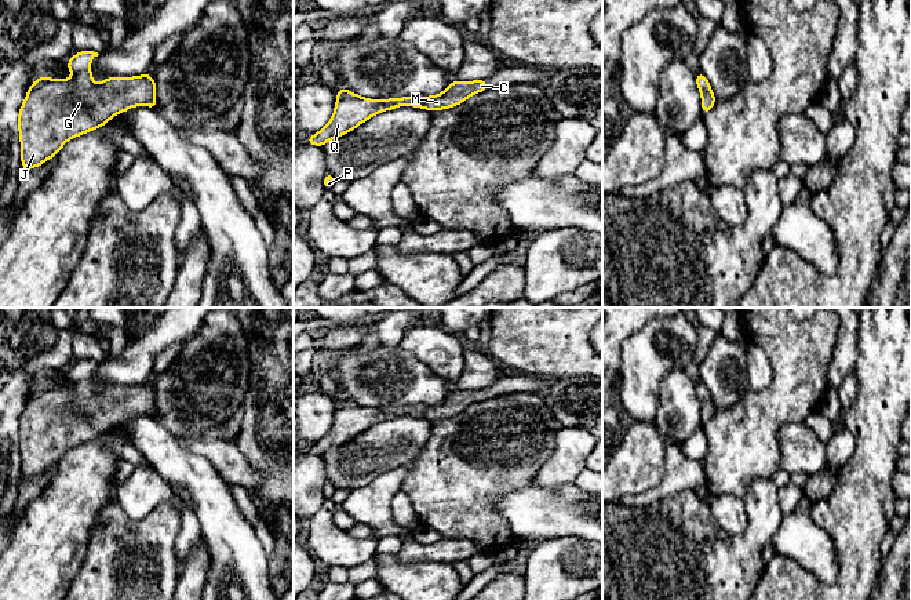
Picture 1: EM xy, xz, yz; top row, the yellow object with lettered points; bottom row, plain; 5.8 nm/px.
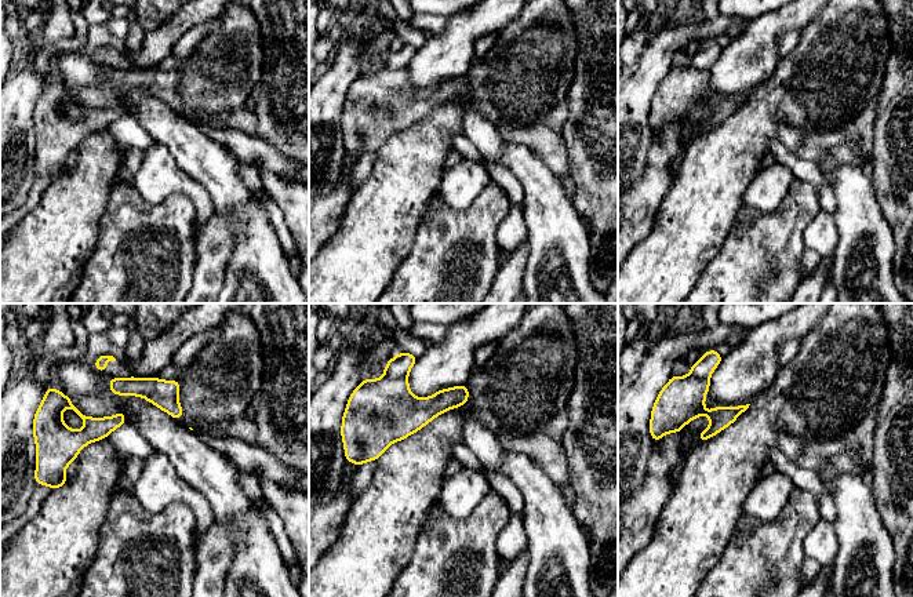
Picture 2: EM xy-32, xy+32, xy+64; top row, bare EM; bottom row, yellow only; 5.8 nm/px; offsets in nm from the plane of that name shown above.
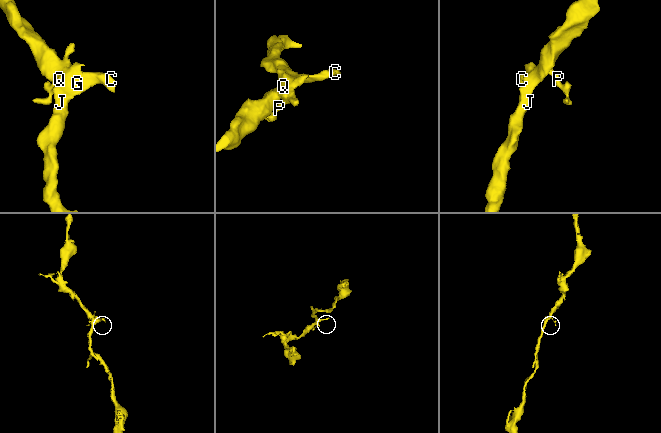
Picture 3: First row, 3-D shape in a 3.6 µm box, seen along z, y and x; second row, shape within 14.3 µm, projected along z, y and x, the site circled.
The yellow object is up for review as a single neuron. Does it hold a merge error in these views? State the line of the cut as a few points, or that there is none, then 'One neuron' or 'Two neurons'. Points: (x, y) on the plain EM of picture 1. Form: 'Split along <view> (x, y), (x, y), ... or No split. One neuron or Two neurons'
No split. One neuron

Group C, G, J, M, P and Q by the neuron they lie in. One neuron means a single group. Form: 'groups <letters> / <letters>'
groups C G J M P Q

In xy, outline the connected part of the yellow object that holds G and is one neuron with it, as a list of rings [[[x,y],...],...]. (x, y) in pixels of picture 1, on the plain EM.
[[[84,359],[68,371],[73,382],[70,388],[48,388],[39,385],[28,399],[18,423],[22,479],[28,480],[57,465],[72,447],[101,437],[119,422],[132,415],[157,417],[156,390],[150,382],[134,386],[108,386],[96,394],[92,390],[91,368],[98,361]]]

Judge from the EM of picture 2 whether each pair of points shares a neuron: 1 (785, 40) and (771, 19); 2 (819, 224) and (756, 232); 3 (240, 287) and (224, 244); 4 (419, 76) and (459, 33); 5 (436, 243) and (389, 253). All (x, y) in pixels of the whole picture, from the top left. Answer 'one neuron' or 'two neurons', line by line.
1: two neurons
2: two neurons
3: two neurons
4: one neuron
5: two neurons

